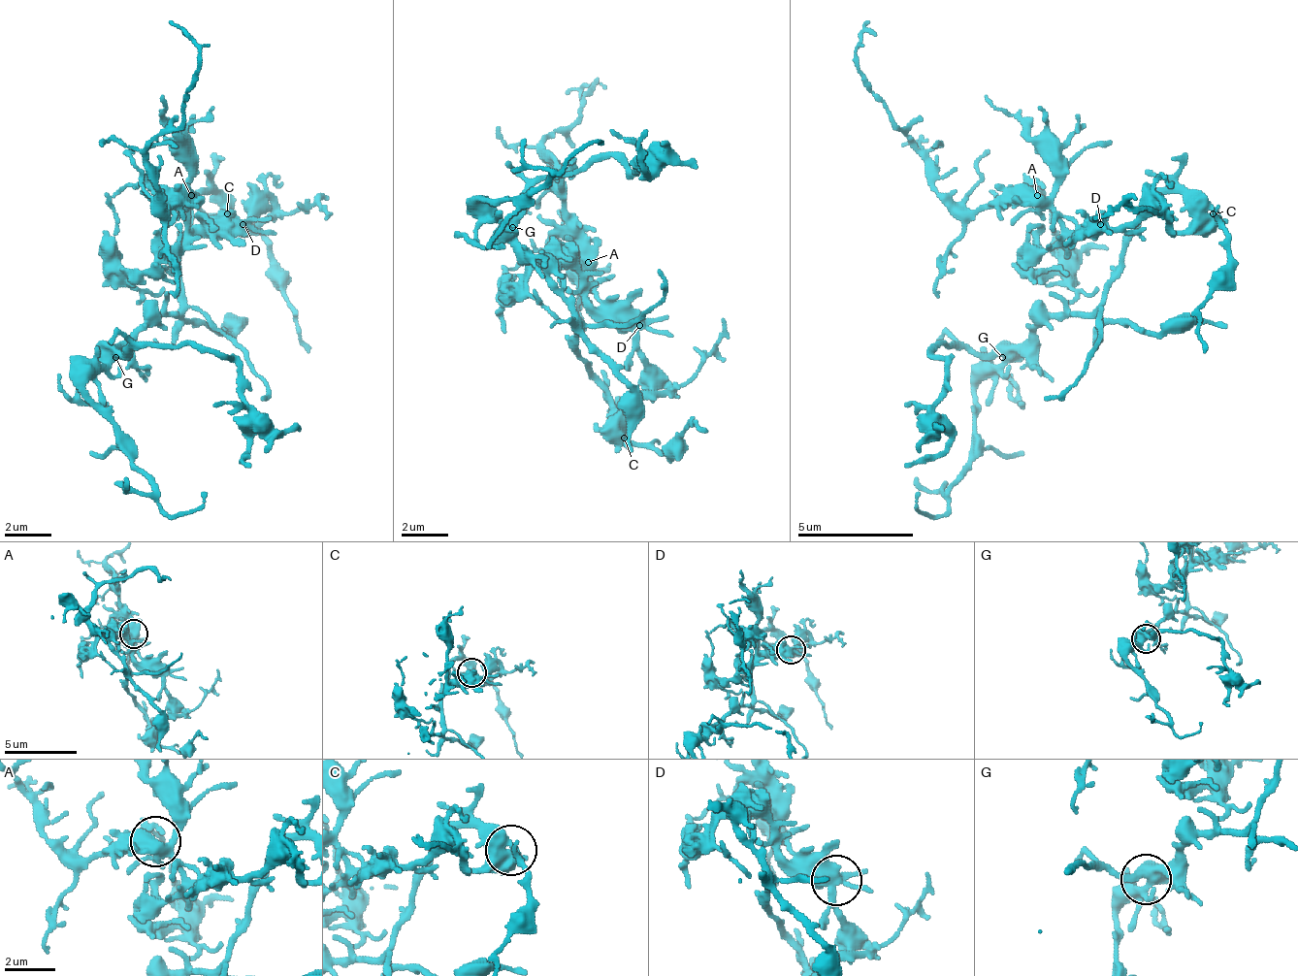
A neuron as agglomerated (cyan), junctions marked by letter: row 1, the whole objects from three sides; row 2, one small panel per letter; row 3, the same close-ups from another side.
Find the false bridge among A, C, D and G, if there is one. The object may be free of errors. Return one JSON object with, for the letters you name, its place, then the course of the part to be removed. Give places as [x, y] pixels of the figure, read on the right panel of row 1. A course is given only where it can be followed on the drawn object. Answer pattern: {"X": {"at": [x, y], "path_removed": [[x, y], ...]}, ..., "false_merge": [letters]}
{"false_merge": []}

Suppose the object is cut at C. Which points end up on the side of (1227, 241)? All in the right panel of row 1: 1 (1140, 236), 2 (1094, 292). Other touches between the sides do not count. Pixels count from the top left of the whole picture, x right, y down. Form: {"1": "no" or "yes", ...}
{"1": "no", "2": "no"}

